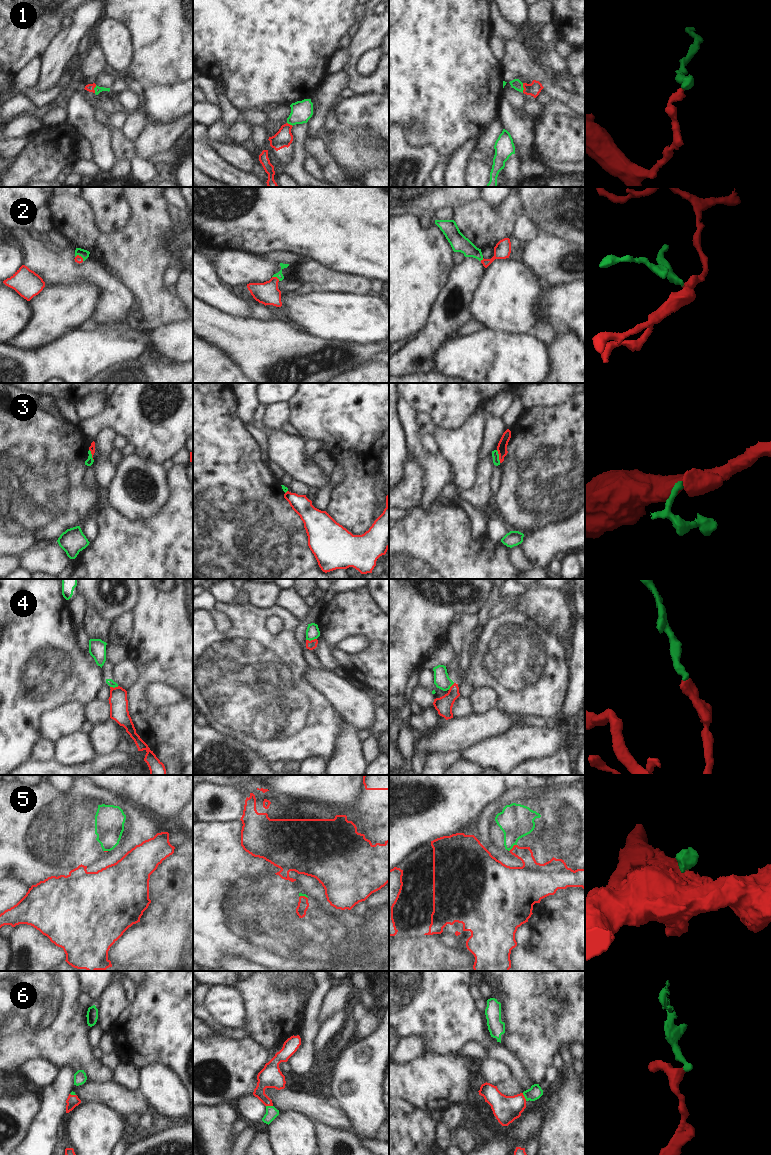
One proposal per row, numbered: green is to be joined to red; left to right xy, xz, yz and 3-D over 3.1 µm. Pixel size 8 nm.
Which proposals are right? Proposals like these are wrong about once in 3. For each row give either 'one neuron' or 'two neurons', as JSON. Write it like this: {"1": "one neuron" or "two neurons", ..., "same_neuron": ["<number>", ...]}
{"1": "one neuron", "2": "one neuron", "3": "two neurons", "4": "two neurons", "5": "two neurons", "6": "one neuron", "same_neuron": ["1", "2", "6"]}

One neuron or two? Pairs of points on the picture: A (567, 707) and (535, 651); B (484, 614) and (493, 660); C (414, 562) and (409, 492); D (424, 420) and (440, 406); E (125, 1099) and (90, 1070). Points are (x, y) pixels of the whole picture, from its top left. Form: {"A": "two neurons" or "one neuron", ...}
{"A": "two neurons", "B": "two neurons", "C": "two neurons", "D": "two neurons", "E": "two neurons"}

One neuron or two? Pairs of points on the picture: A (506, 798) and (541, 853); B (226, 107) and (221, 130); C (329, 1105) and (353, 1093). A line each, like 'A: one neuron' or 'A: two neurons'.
A: one neuron
B: one neuron
C: two neurons

